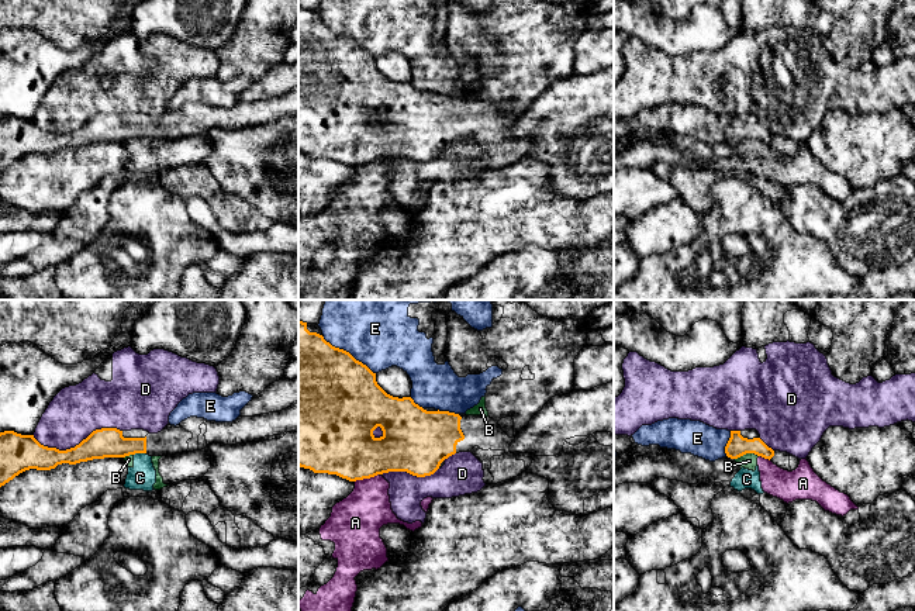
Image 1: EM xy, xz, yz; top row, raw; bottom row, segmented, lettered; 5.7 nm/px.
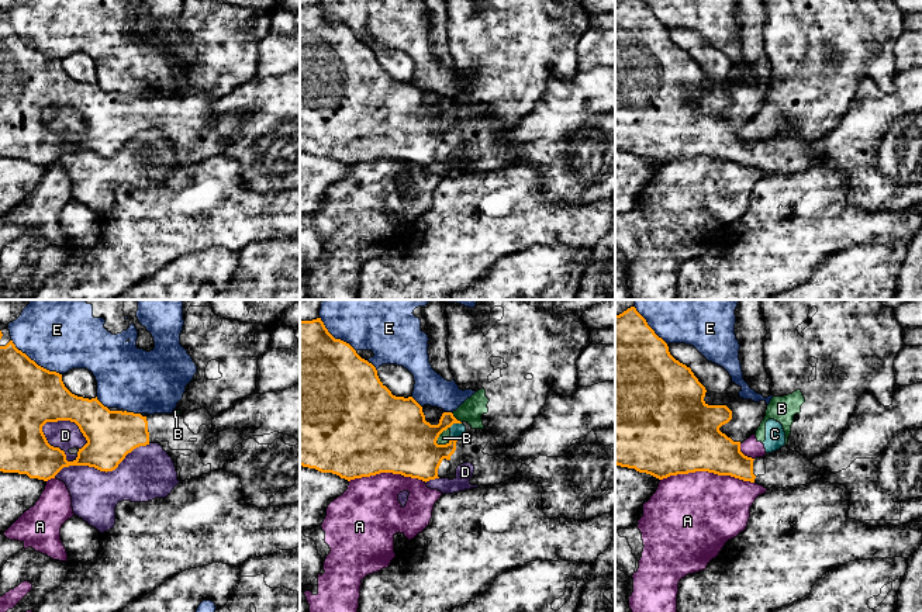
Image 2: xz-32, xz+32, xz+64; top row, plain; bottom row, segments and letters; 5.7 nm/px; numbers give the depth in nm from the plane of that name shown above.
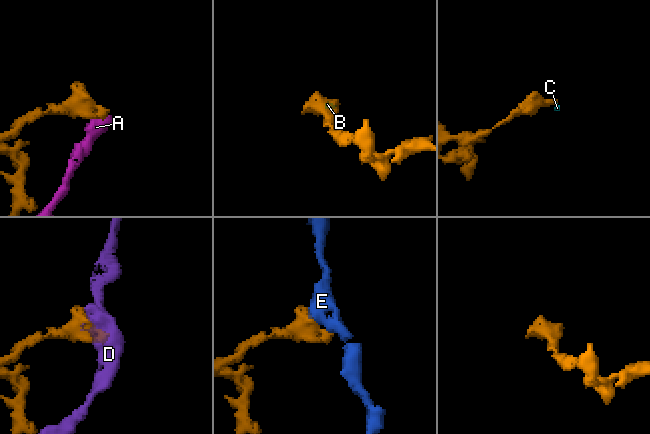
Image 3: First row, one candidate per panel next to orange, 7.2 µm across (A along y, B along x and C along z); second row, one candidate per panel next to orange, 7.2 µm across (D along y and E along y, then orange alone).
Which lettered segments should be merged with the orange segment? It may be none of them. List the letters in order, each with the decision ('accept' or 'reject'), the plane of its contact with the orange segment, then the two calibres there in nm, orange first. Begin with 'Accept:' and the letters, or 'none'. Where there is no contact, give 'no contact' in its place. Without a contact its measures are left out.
Accept: none
A: reject; contact in xz; calibres 380 and 280 nm
B: reject; contact in yz; calibres 120 and 90 nm
C: reject; contact in xy; calibres 180 and 160 nm
D: reject; contact in xy; calibres 180 and 300 nm
E: reject; contact in xz; calibres 500 and 300 nm

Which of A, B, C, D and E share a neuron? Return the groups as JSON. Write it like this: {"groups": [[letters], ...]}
{"groups": [["A", "B", "C"], ["D"], ["E"]]}

